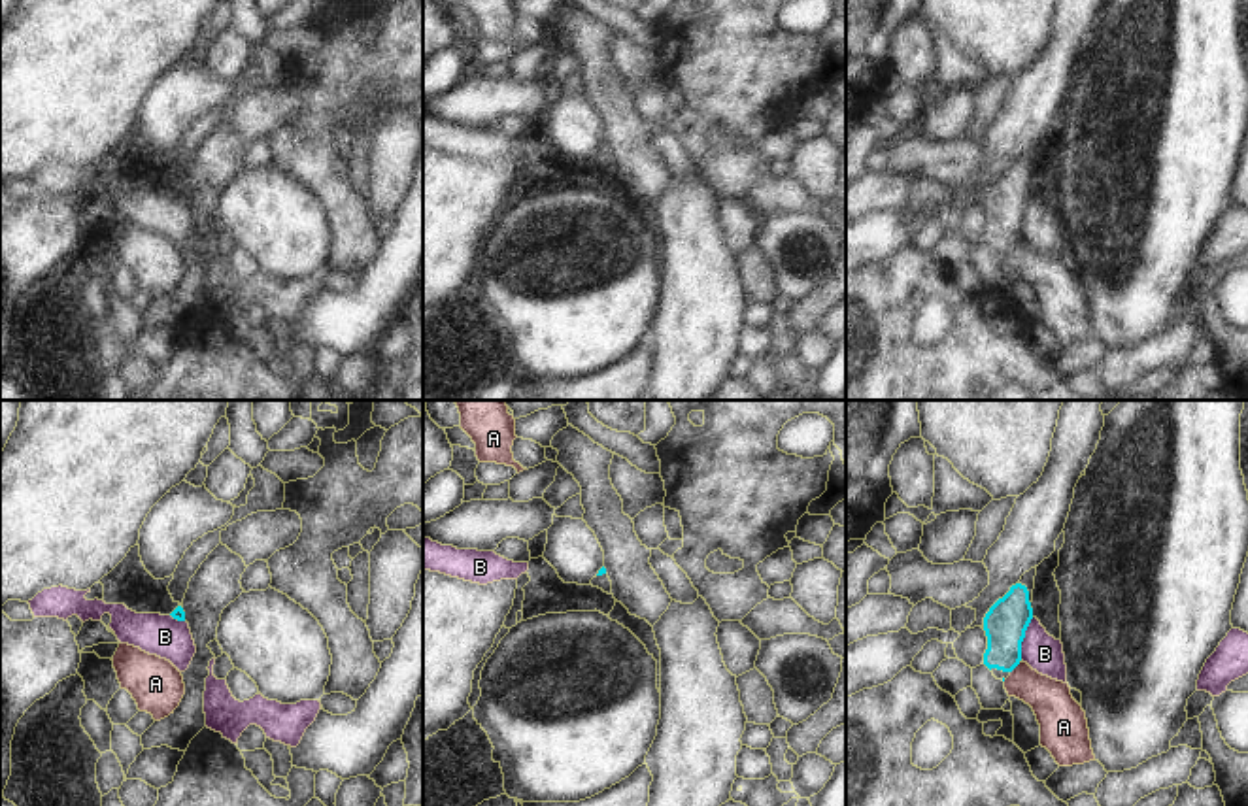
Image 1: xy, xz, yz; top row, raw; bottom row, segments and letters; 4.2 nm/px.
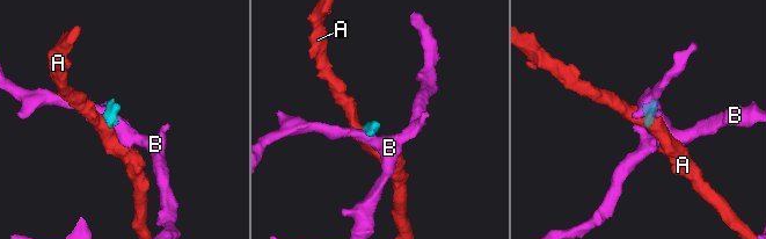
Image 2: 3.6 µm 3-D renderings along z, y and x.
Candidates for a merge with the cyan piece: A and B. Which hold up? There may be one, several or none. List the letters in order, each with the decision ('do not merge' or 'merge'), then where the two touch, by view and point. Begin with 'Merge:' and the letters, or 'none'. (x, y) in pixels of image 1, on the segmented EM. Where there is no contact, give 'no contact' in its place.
Merge: none
A: do not merge; meets cyan in yz at (1014, 667)
B: do not merge; meets cyan in yz at (1024, 637)

